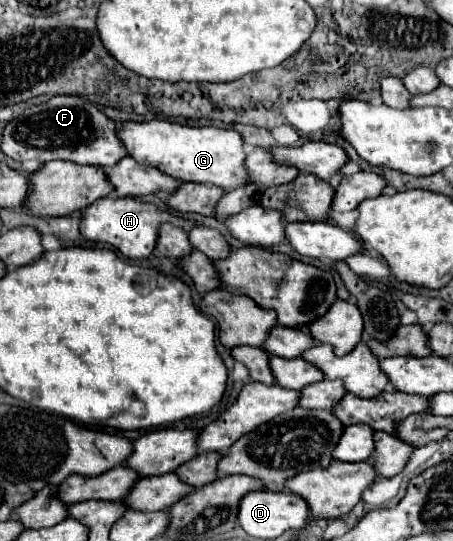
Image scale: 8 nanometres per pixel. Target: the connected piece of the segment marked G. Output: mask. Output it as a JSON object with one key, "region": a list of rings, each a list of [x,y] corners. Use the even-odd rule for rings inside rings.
{"region":[[[164,119],[154,121],[128,121],[120,127],[120,139],[128,149],[130,157],[144,165],[162,169],[164,173],[184,183],[206,183],[222,189],[236,189],[250,185],[246,181],[246,147],[244,139],[236,129],[222,129],[212,125],[182,125]]]}

